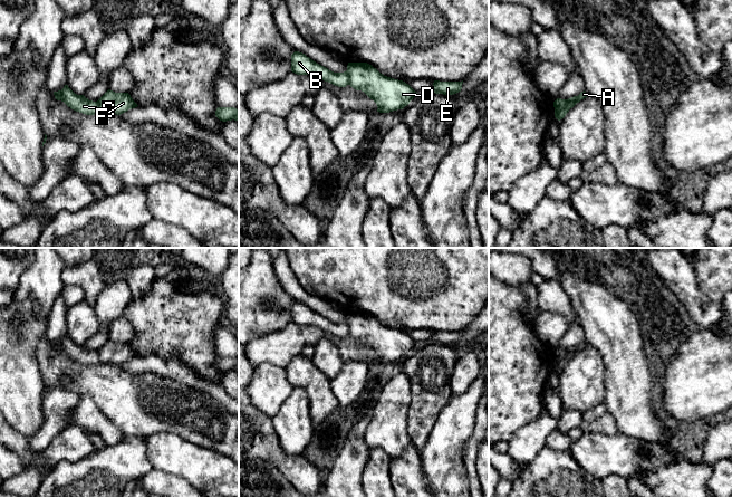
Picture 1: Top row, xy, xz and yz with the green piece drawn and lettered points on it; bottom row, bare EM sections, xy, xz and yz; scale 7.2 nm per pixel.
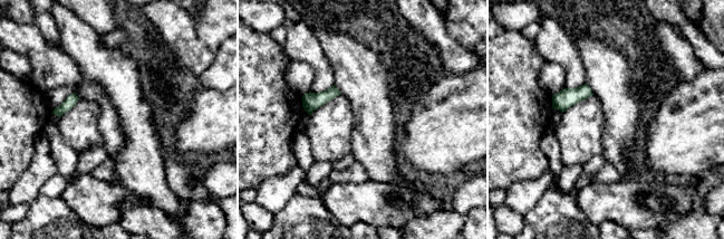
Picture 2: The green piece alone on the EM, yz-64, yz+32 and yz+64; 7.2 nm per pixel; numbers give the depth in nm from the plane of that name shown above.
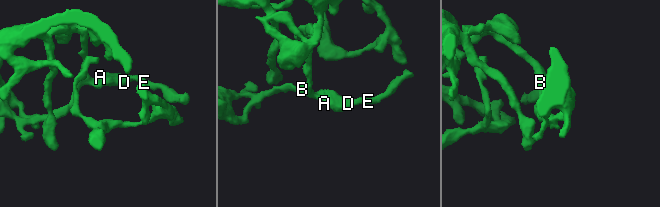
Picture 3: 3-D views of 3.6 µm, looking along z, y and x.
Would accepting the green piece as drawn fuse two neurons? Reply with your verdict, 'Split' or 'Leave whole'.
Split

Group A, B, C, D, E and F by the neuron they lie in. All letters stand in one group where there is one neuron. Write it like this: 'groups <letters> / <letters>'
groups A D E F / B C

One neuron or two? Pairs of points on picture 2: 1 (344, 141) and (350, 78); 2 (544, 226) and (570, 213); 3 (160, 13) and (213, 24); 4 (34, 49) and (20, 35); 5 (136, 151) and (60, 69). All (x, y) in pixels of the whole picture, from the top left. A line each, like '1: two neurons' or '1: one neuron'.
1: two neurons
2: one neuron
3: two neurons
4: one neuron
5: two neurons

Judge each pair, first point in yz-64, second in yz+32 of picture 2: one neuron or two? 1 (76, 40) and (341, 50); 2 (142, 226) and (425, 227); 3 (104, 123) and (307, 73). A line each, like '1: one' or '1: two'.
1: one
2: one
3: one

